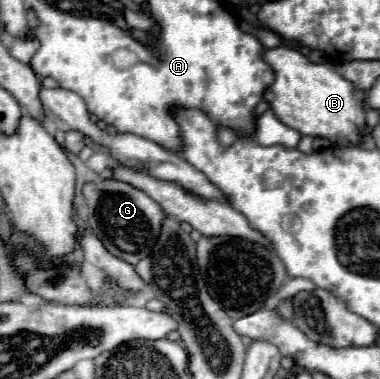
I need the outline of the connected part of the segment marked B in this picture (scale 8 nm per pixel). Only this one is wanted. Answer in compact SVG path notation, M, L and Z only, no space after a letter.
M276 46L262 52L264 62L274 70L274 82L266 88L264 100L280 122L298 130L302 136L326 136L332 144L358 144L360 128L364 126L362 98L354 86L334 70L332 64L314 64L302 52Z

